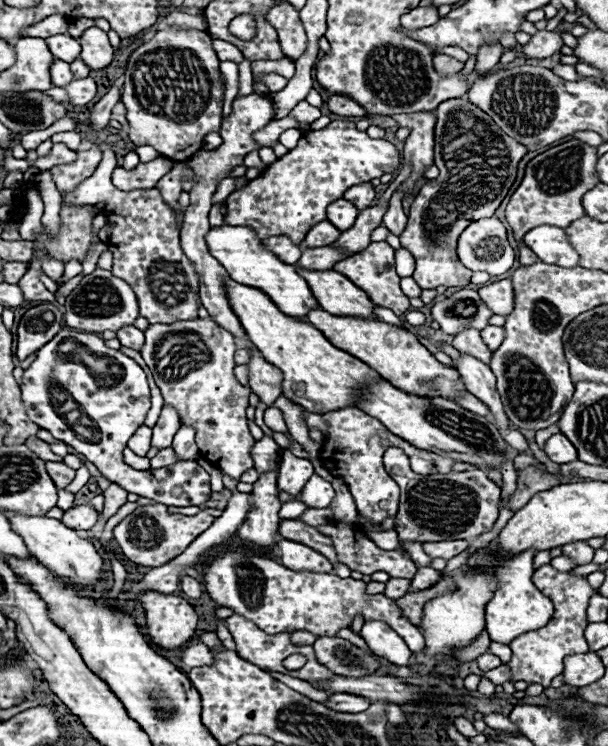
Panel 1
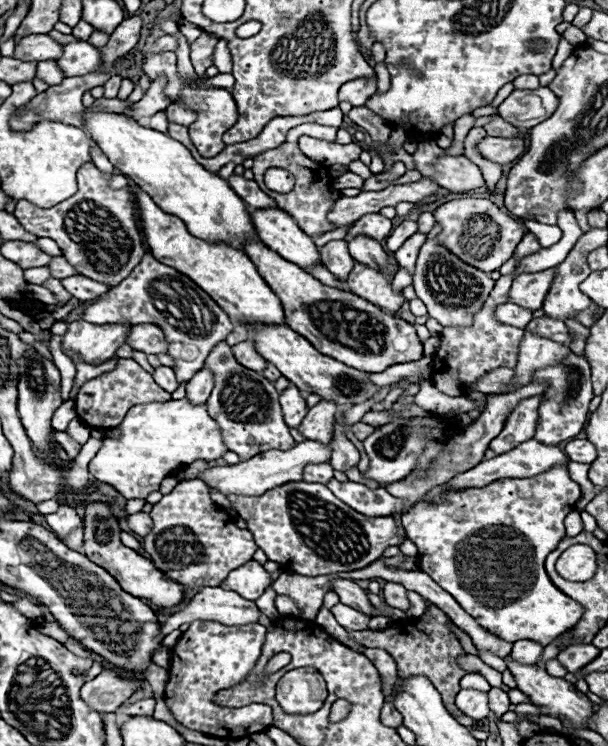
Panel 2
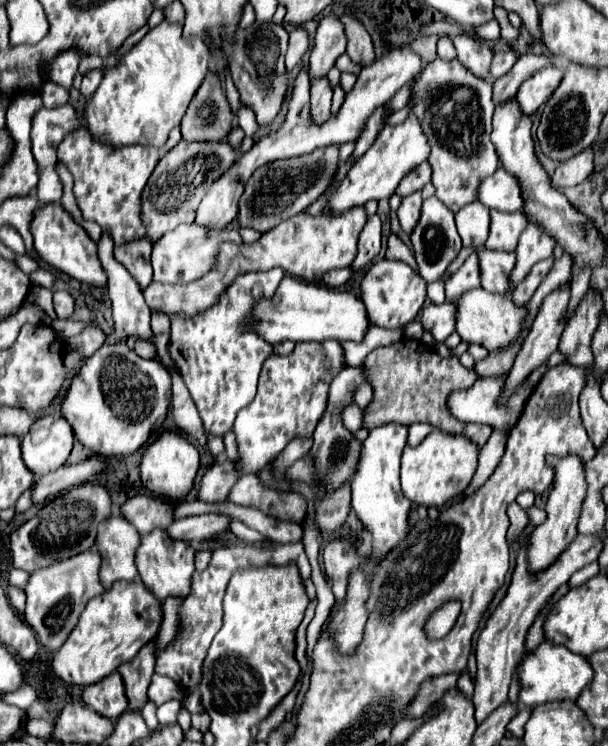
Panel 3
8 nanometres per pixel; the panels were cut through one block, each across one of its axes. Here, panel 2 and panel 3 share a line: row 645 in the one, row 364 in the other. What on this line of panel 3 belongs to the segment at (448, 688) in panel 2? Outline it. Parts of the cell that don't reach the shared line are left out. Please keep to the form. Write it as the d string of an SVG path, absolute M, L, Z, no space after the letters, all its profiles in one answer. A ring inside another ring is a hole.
M402 338L392 346L370 352L370 356L362 364L362 370L366 372L366 380L372 384L374 390L372 402L364 408L362 428L370 430L374 426L388 424L388 422L404 424L404 426L410 426L414 422L426 422L442 432L464 434L472 442L476 442L478 448L482 448L488 442L492 434L492 428L488 424L458 422L446 408L448 392L470 388L478 380L476 372L466 370L458 362L458 358L454 356L442 358L430 348L426 348L422 342Z

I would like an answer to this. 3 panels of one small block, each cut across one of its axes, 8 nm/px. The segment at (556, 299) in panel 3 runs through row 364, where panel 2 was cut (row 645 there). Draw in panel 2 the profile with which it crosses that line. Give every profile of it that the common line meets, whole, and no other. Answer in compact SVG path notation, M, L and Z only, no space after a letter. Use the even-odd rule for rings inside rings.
M518 640L514 642L514 648L510 652L512 660L520 662L520 664L536 664L540 654L542 654L542 646L538 642L532 642L532 640Z

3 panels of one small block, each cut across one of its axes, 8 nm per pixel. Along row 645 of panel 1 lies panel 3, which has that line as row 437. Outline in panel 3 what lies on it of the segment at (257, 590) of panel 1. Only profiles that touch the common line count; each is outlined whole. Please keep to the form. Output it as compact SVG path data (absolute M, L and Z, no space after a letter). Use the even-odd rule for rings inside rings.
M412 424L408 426L408 446L418 446L426 434L430 434L434 428L430 424Z

